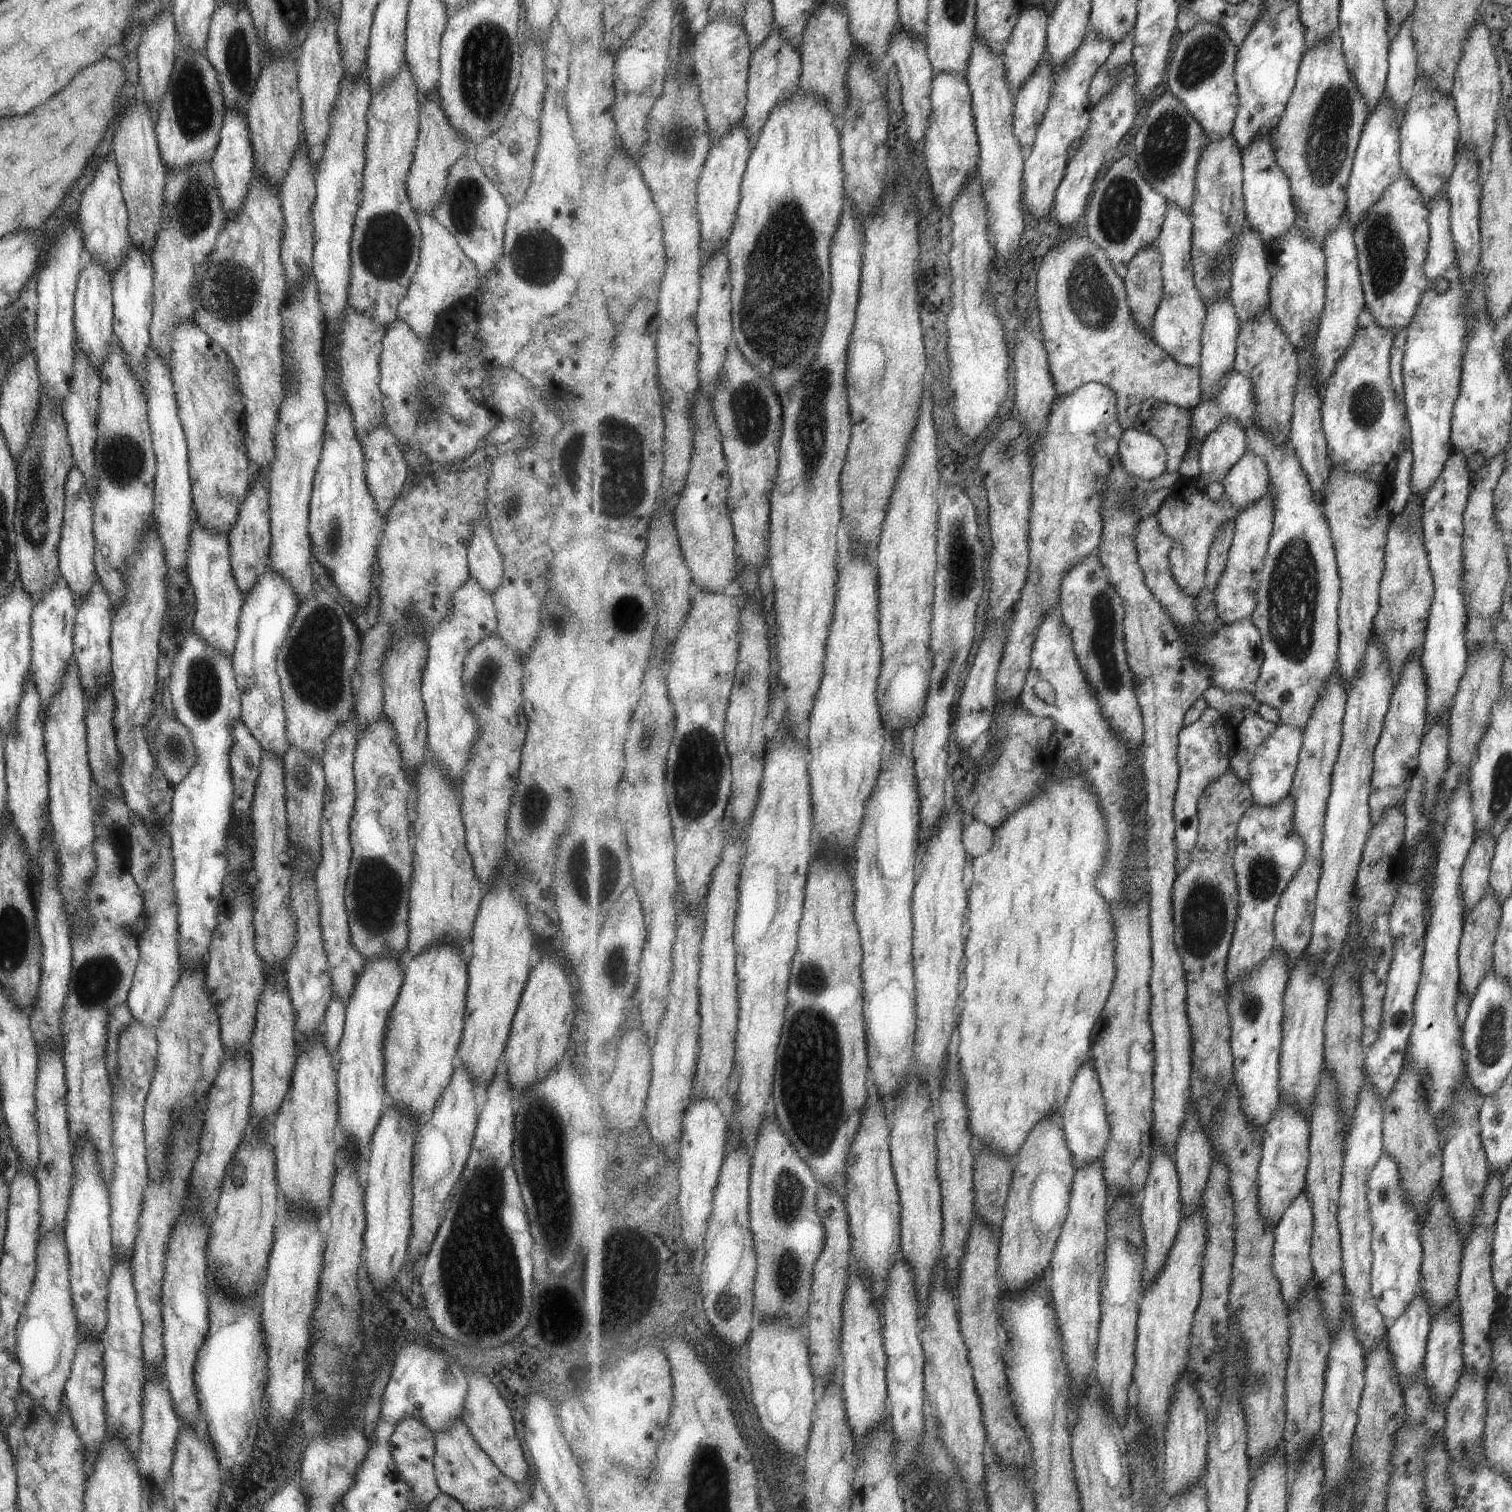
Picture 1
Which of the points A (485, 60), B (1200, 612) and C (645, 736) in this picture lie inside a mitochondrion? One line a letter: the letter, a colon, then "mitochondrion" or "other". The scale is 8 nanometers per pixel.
A: mitochondrion
B: other
C: mitochondrion

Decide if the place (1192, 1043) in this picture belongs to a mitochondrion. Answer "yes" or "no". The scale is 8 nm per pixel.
no

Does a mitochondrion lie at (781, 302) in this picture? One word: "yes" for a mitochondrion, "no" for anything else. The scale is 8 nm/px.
yes

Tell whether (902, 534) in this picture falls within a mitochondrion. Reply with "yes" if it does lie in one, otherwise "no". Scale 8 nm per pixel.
no

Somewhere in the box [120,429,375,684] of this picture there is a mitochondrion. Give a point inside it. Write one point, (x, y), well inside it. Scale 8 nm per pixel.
(332, 541)

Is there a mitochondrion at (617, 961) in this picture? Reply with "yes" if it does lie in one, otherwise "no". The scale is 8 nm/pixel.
yes

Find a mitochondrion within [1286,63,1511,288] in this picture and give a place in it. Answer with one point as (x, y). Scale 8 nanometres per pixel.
(1327, 144)

